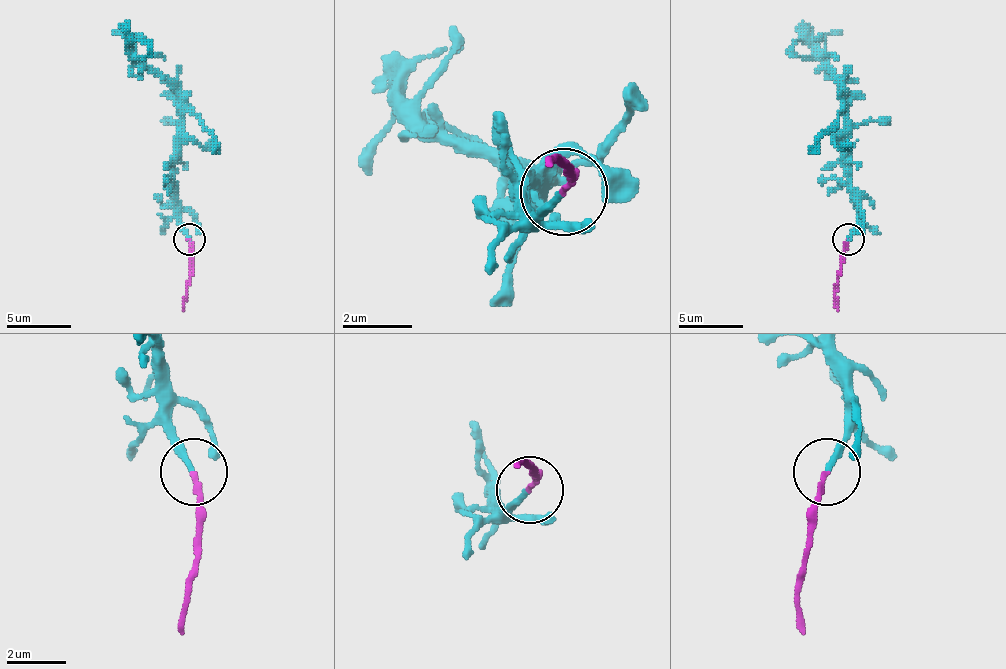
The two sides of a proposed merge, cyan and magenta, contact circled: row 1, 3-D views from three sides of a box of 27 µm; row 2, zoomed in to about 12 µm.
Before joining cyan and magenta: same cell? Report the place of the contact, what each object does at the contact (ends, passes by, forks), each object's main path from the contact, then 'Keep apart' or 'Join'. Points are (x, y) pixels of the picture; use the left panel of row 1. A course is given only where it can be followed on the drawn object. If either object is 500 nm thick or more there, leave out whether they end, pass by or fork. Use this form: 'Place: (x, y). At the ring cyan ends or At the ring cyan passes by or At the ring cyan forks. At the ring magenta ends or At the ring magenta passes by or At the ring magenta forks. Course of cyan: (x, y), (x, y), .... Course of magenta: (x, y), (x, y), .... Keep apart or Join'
Place: (189, 239). At the ring cyan ends. At the ring magenta ends. Course of cyan: (190, 240), (177, 214), (174, 185), (180, 95), (116, 30). Course of magenta: (190, 240), (183, 310). Keep apart

